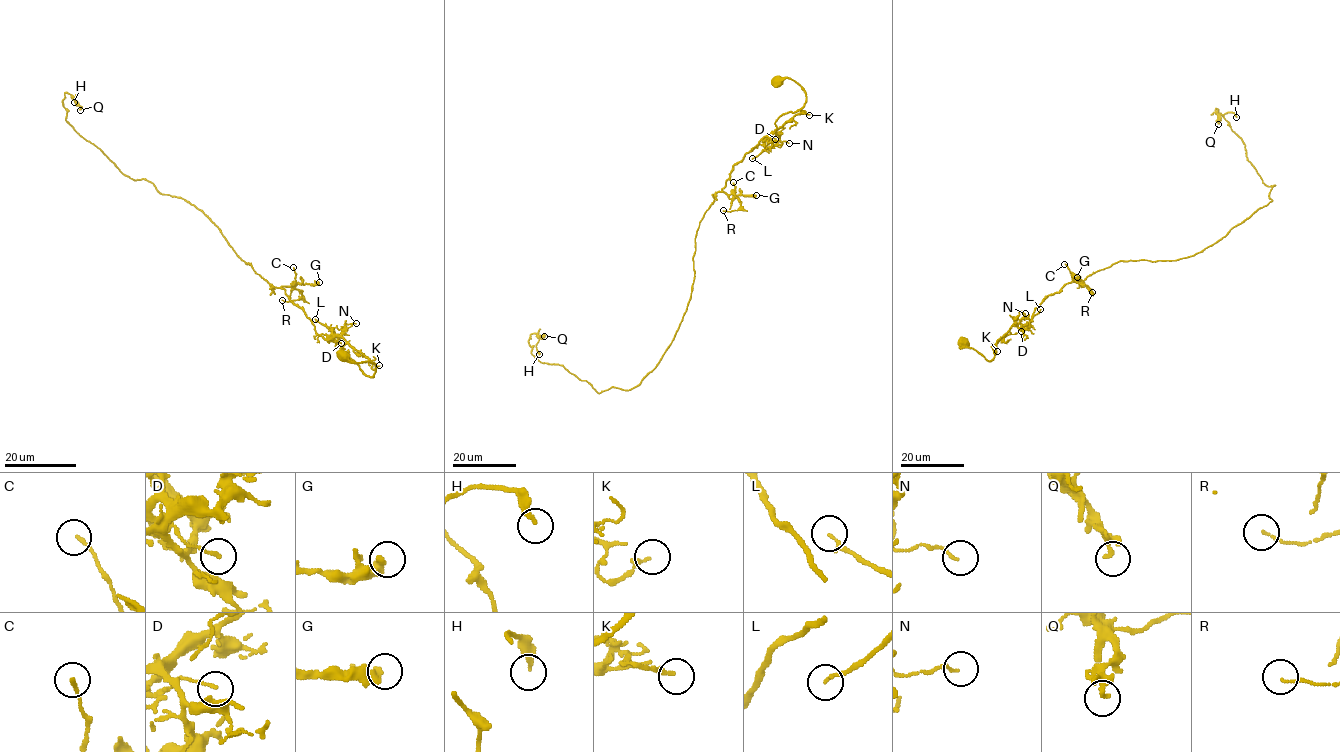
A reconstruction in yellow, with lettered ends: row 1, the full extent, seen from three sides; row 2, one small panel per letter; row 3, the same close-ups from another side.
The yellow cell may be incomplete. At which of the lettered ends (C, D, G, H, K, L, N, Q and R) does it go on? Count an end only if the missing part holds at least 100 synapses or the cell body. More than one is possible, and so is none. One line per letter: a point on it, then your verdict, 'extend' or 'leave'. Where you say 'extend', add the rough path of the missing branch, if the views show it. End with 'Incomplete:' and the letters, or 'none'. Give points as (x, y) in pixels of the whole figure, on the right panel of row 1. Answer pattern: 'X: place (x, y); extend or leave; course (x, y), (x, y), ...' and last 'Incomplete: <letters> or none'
C: place (1064, 264); leave
D: place (1021, 331); leave
G: place (1077, 277); leave
H: place (1236, 117); leave
K: place (997, 351); leave
L: place (1040, 309); leave
N: place (1025, 313); leave
Q: place (1218, 124); leave
R: place (1092, 292); leave
Incomplete: none

